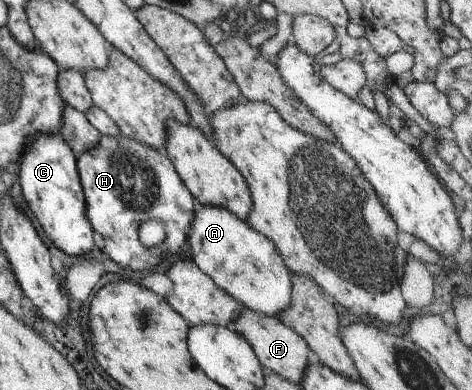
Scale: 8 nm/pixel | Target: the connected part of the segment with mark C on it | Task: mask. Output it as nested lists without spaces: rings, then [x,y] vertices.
[[[34,134],[23,145],[16,161],[19,185],[24,200],[38,220],[42,231],[52,245],[66,255],[78,257],[91,251],[92,231],[86,217],[83,191],[76,169],[75,155],[62,136],[55,134]]]

